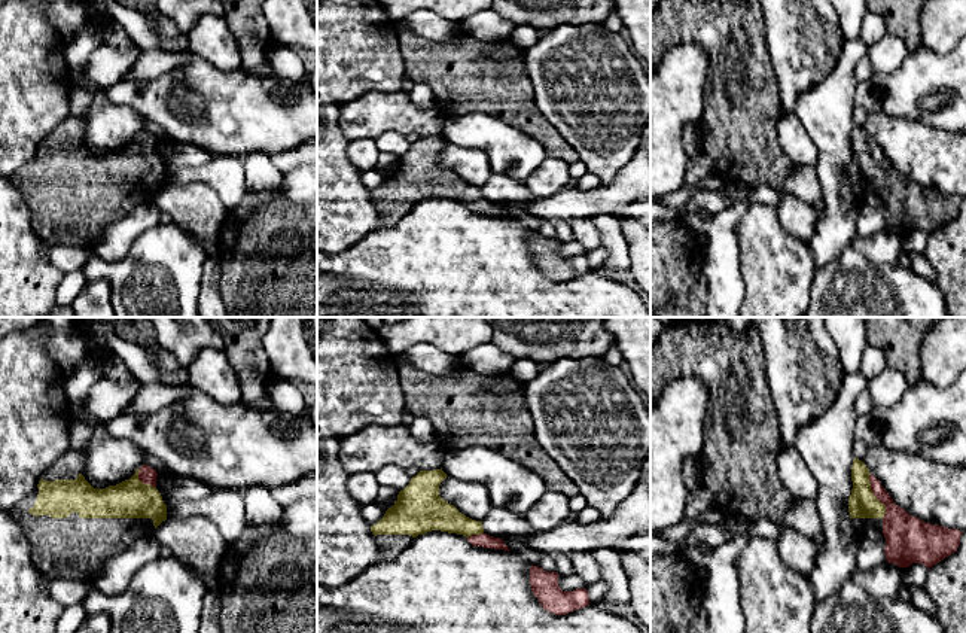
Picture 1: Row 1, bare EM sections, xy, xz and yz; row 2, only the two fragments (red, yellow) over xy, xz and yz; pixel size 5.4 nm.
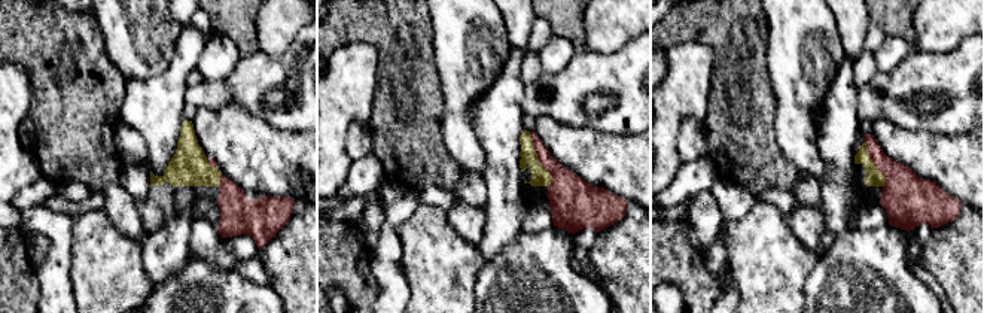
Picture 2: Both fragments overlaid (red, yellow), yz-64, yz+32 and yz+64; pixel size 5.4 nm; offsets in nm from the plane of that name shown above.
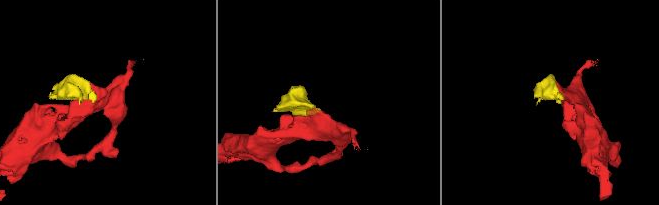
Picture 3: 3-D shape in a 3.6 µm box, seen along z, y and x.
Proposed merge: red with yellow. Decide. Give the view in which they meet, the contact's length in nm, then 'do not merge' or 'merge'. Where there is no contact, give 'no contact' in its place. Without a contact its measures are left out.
meets red in yz; contact 260 nm long; merge

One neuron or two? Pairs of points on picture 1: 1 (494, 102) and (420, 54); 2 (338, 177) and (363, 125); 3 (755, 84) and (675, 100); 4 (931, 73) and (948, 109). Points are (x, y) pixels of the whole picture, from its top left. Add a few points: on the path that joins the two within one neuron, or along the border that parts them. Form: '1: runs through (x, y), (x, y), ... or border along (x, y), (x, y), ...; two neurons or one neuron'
1: runs through (477, 84), (468, 75), (438, 64); one neuron
2: border along (340, 106), (340, 131), (349, 140); two neurons
3: border along (709, 60), (704, 84), (704, 110), (697, 121); two neurons
4: runs through (939, 82), (948, 91), (948, 100); one neuron

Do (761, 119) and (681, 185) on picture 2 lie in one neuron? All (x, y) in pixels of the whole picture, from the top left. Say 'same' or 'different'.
different

